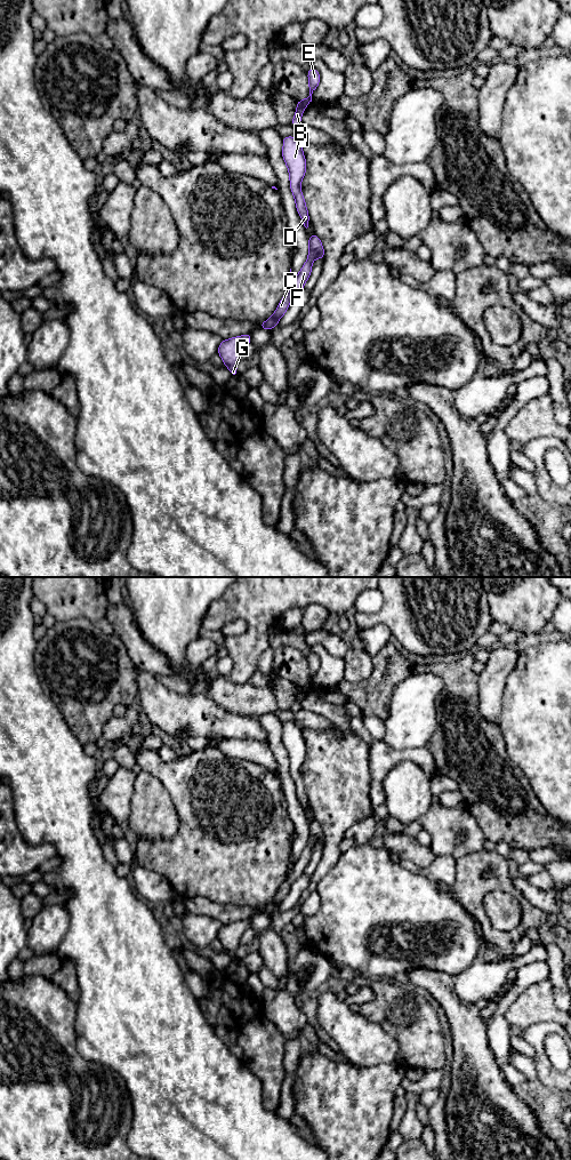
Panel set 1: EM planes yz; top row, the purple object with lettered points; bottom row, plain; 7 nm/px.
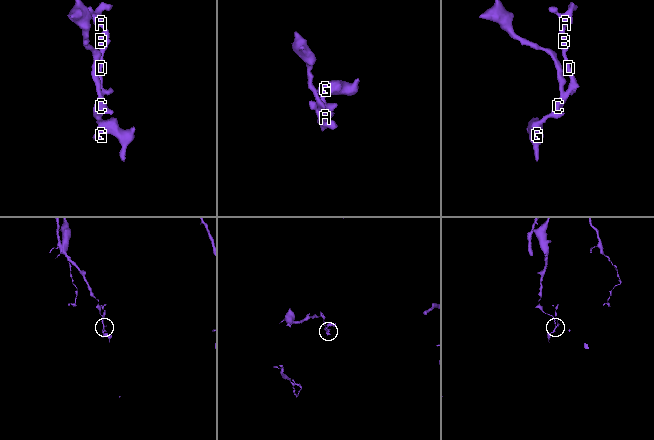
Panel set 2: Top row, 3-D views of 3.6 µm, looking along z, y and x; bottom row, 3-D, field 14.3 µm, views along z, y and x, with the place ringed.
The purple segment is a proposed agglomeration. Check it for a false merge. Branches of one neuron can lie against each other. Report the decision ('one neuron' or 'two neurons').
two neurons

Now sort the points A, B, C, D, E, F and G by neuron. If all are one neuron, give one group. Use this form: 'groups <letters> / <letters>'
groups A B C D E F / G

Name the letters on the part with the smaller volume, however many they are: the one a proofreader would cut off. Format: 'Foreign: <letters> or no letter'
Foreign: A, B, C, D, E, F

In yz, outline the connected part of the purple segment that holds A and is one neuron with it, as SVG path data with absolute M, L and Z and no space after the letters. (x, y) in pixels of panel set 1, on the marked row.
M311 67L308 70L307 77L308 77L309 96L303 101L297 101L296 113L295 113L295 117L291 122L292 127L298 127L299 125L301 125L301 115L303 115L306 106L312 102L312 94L320 83L320 73L314 67Z

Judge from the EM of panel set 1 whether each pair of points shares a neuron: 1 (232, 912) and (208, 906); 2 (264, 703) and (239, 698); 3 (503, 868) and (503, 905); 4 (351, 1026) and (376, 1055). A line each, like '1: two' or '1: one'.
1: one
2: one
3: two
4: one

